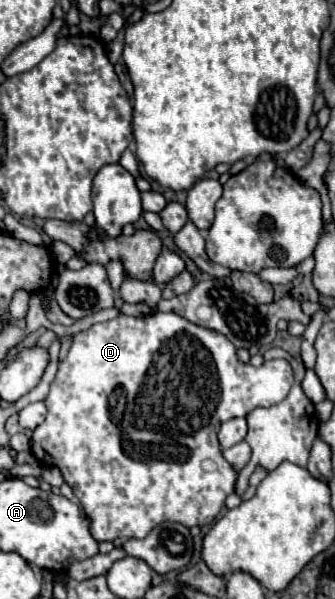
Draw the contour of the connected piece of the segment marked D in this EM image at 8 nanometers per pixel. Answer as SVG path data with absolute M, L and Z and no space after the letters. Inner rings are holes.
M152 312L142 318L134 316L118 316L114 320L94 324L84 332L78 332L72 340L72 346L68 350L68 356L60 362L56 378L50 384L50 392L44 400L48 408L46 420L34 430L32 434L32 454L42 466L56 466L60 468L64 482L74 490L74 496L80 500L88 520L90 520L90 532L94 540L114 540L114 538L144 538L162 522L180 522L186 528L192 526L206 526L210 524L220 508L224 506L224 498L234 492L236 484L236 470L224 460L218 444L218 430L220 424L230 418L244 418L252 408L256 406L272 406L284 400L290 392L294 378L292 368L286 360L270 360L264 362L262 368L254 368L252 364L240 364L236 358L236 348L226 340L220 338L220 334L212 334L212 330L204 330L202 326L196 326L178 314L164 314L164 312Z

